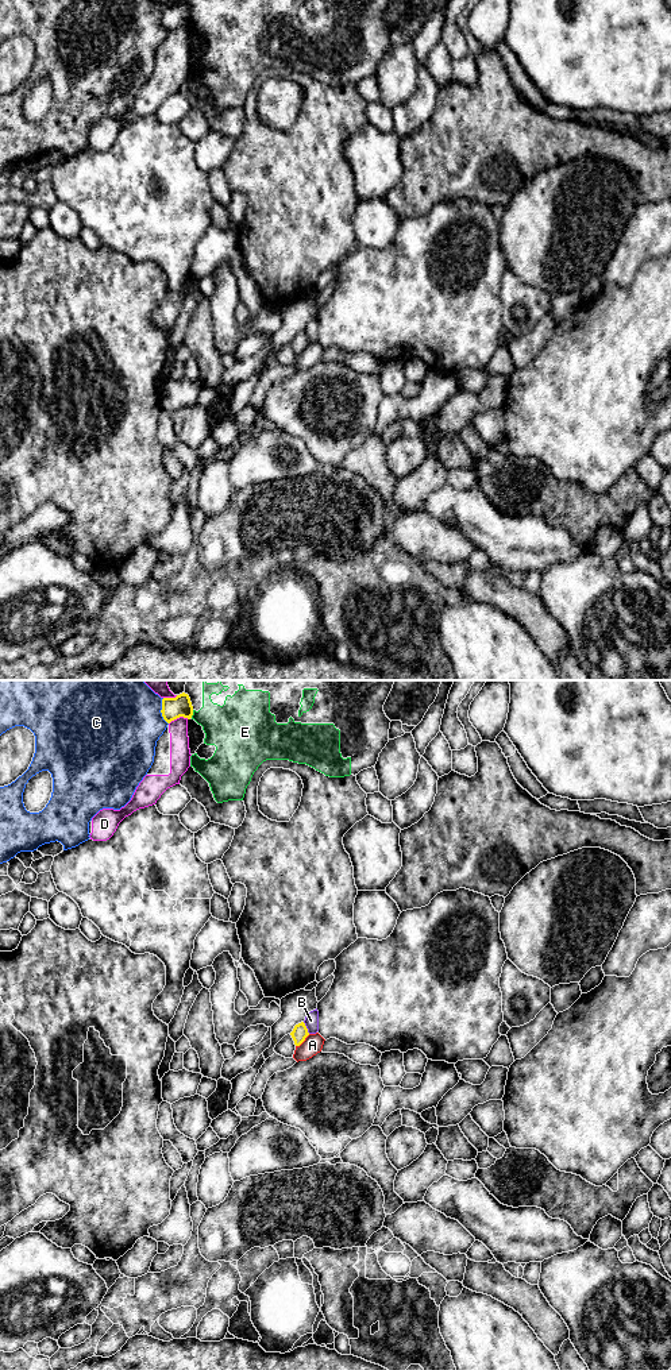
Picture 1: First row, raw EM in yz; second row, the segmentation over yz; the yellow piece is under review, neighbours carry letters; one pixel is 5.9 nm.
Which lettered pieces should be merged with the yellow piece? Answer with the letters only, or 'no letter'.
no letter

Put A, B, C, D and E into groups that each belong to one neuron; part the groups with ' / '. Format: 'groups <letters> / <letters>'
groups A / B / C / D / E

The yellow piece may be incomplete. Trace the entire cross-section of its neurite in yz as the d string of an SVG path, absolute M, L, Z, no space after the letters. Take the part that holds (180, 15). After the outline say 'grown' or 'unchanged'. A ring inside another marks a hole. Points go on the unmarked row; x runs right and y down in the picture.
M182 1L176 7L163 7L161 22L167 32L180 26L190 28L193 24L193 15L189 4Z; unchanged

